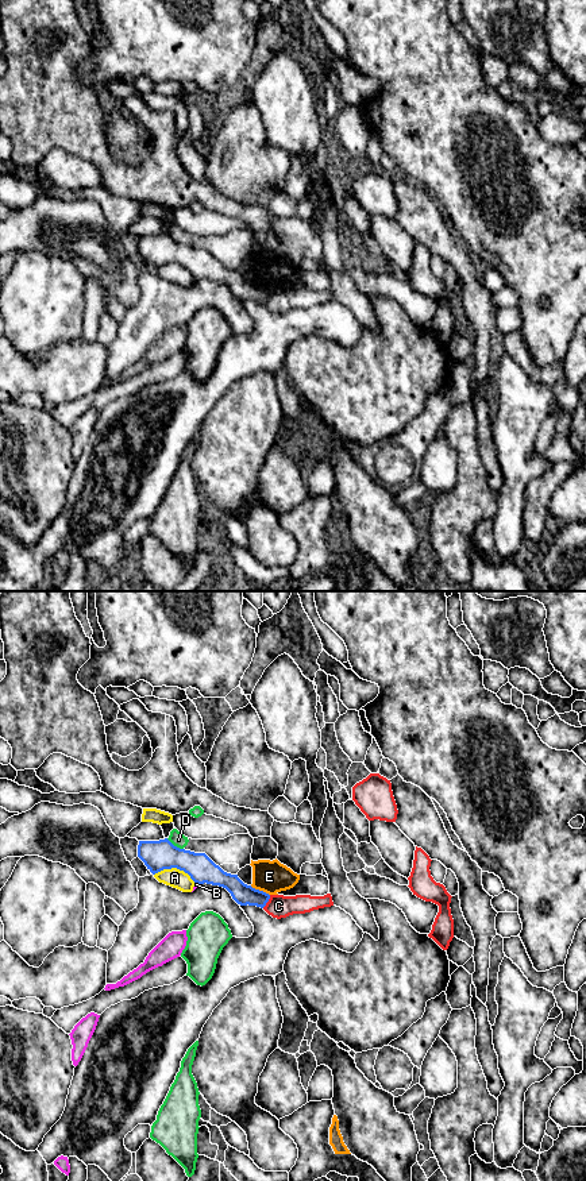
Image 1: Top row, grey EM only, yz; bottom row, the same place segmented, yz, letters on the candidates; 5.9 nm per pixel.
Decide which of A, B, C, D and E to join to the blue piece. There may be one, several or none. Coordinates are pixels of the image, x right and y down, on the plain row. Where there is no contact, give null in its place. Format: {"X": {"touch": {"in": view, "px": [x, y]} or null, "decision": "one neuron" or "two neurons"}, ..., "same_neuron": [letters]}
{"A": {"touch": {"in": "yz", "px": [174, 262]}, "decision": "two neurons"}, "B": {"touch": {"in": "yz", "px": [196, 277]}, "decision": "two neurons"}, "C": {"touch": {"in": "yz", "px": [268, 296]}, "decision": "two neurons"}, "D": {"touch": {"in": "yz", "px": [173, 240]}, "decision": "two neurons"}, "E": {"touch": {"in": "yz", "px": [258, 285]}, "decision": "two neurons"}, "same_neuron": []}

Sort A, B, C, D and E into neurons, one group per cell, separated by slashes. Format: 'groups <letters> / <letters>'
groups A / B / C D / E

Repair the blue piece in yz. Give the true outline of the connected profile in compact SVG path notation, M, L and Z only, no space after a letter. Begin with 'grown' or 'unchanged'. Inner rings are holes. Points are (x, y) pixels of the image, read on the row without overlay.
unchanged | M167 234L139 236L138 252L155 270L163 265L177 263L197 279L212 279L225 283L240 301L263 304L270 290L244 279L238 270L224 267L205 248L194 248L174 242Z

